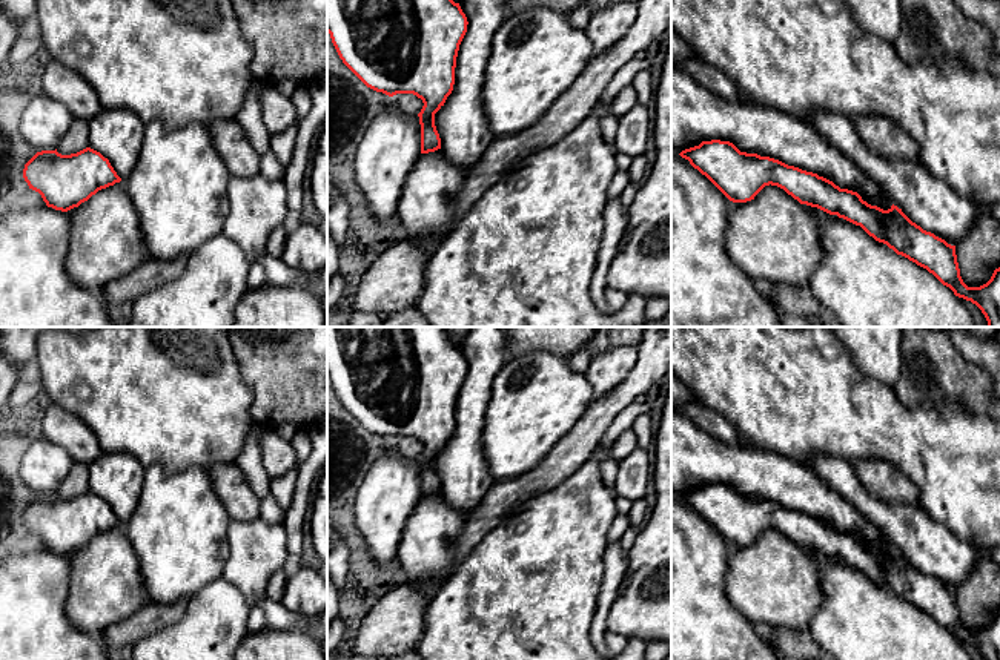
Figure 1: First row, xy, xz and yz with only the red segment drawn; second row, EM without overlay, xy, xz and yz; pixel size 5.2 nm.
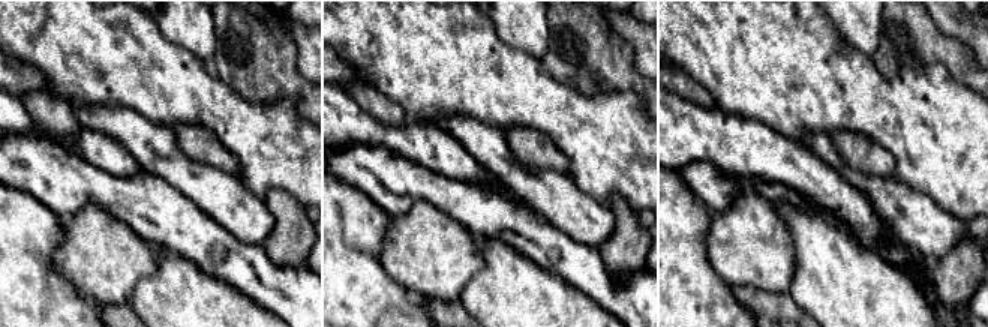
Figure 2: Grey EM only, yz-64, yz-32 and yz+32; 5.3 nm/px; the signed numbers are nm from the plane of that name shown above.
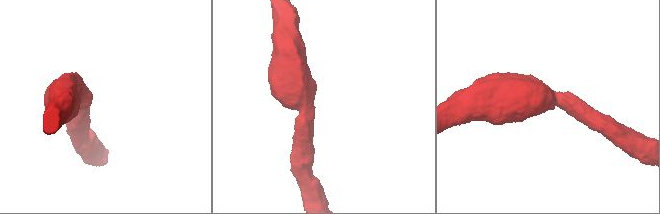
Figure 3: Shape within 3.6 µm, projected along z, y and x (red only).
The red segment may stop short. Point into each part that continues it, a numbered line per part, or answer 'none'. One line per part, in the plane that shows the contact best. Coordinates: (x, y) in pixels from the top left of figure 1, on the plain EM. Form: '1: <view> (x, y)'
none

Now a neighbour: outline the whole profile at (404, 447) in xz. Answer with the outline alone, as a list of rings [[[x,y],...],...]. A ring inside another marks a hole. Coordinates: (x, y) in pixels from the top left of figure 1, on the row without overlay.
[[[410,437],[393,439],[392,447],[404,459],[418,459],[424,450],[421,442],[412,442]]]

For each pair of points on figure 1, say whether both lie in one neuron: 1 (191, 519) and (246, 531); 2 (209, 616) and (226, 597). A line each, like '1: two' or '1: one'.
1: two
2: one

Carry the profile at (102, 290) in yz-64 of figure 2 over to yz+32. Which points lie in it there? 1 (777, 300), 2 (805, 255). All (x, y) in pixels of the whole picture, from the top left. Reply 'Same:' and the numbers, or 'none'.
Same: none

